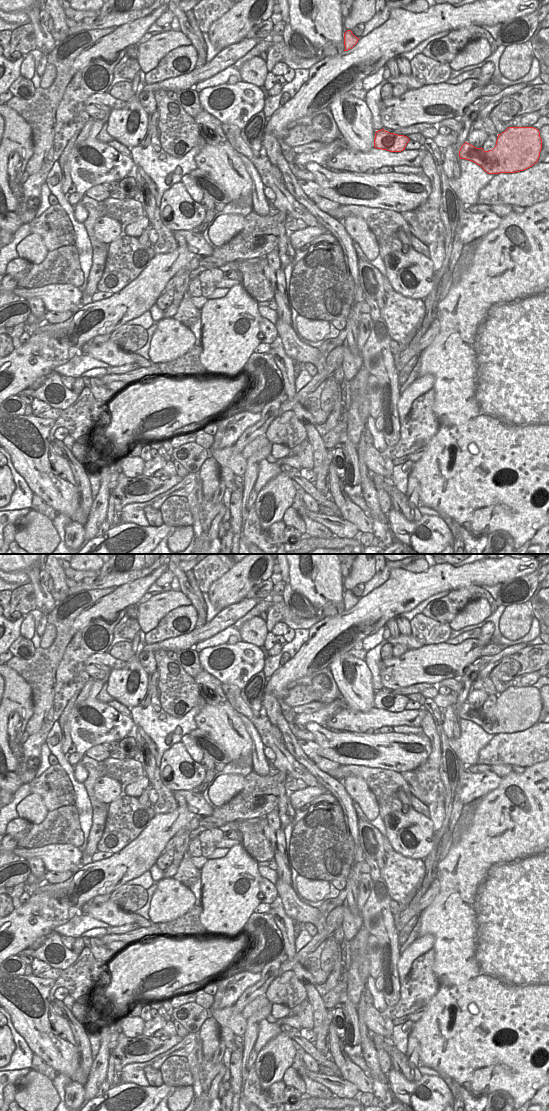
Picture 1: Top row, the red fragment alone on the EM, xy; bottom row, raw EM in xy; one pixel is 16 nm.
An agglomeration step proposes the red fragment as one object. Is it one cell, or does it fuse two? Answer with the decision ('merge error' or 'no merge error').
no merge error

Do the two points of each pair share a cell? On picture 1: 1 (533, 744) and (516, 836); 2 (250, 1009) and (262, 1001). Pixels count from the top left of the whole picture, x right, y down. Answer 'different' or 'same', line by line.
1: different
2: same

